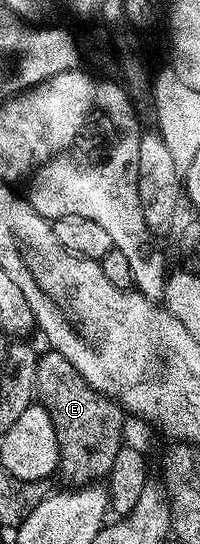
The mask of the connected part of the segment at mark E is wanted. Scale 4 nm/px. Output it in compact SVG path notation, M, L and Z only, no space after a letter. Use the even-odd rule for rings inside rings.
M46 350L46 355L38 354L33 364L33 390L35 399L40 406L44 407L51 419L54 429L59 457L59 475L62 475L70 484L70 488L88 488L98 481L104 480L109 474L115 455L123 444L121 438L121 415L122 408L118 407L112 399L109 399L101 391L95 390L86 379L82 377L58 351Z

